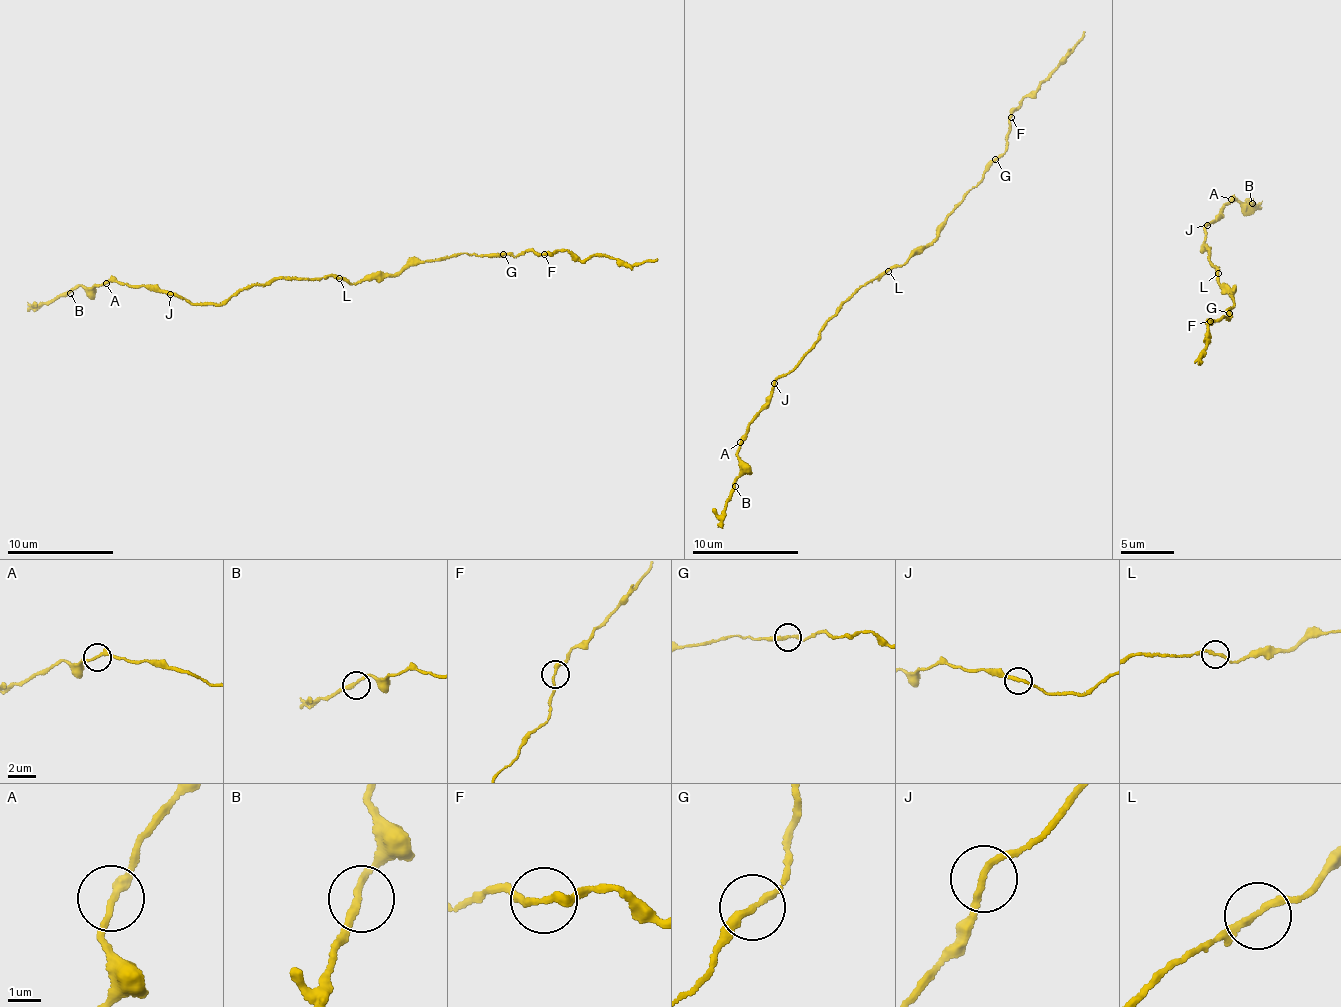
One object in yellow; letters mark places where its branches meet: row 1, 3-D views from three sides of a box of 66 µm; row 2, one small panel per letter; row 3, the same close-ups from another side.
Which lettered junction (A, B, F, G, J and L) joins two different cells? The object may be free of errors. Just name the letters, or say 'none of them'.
none of them

